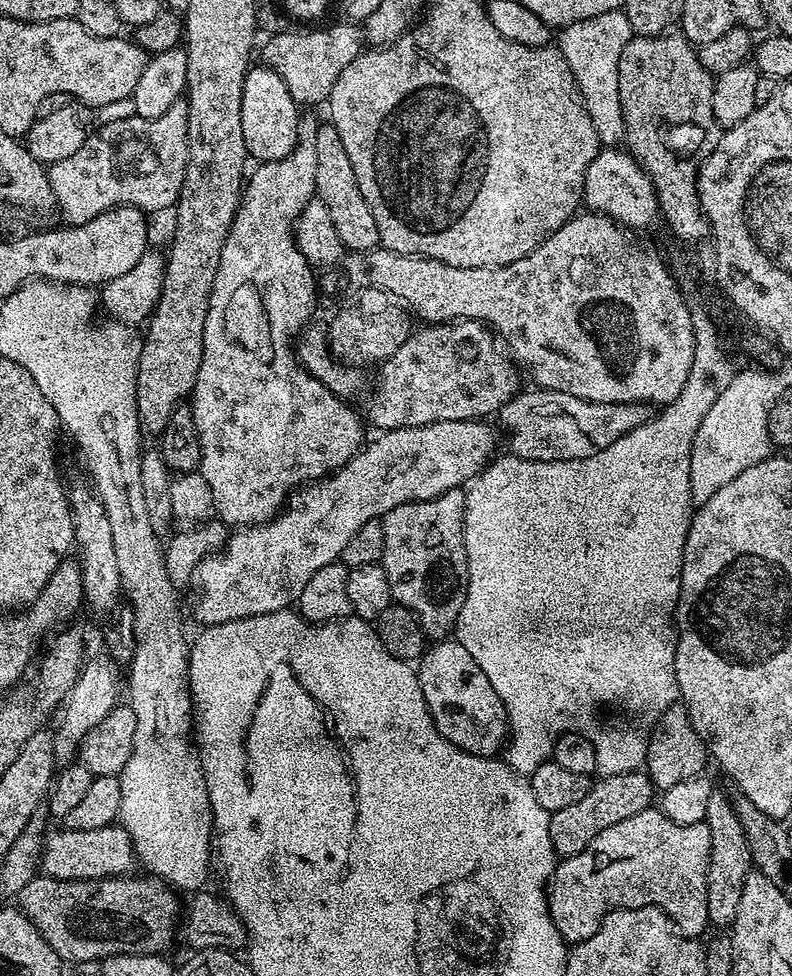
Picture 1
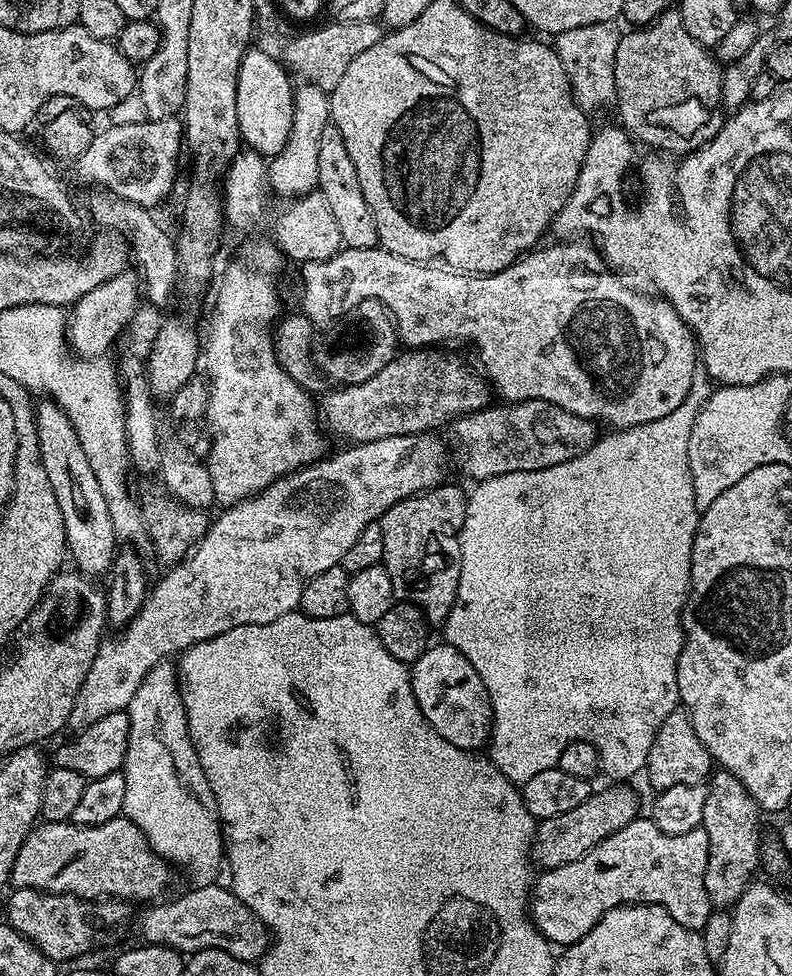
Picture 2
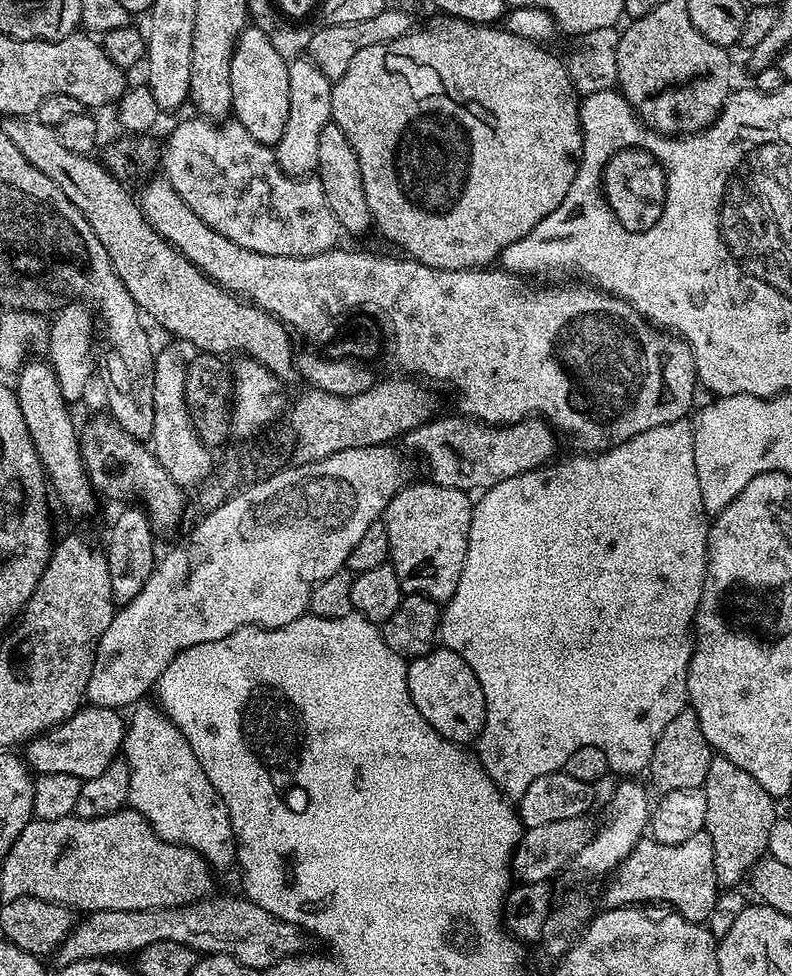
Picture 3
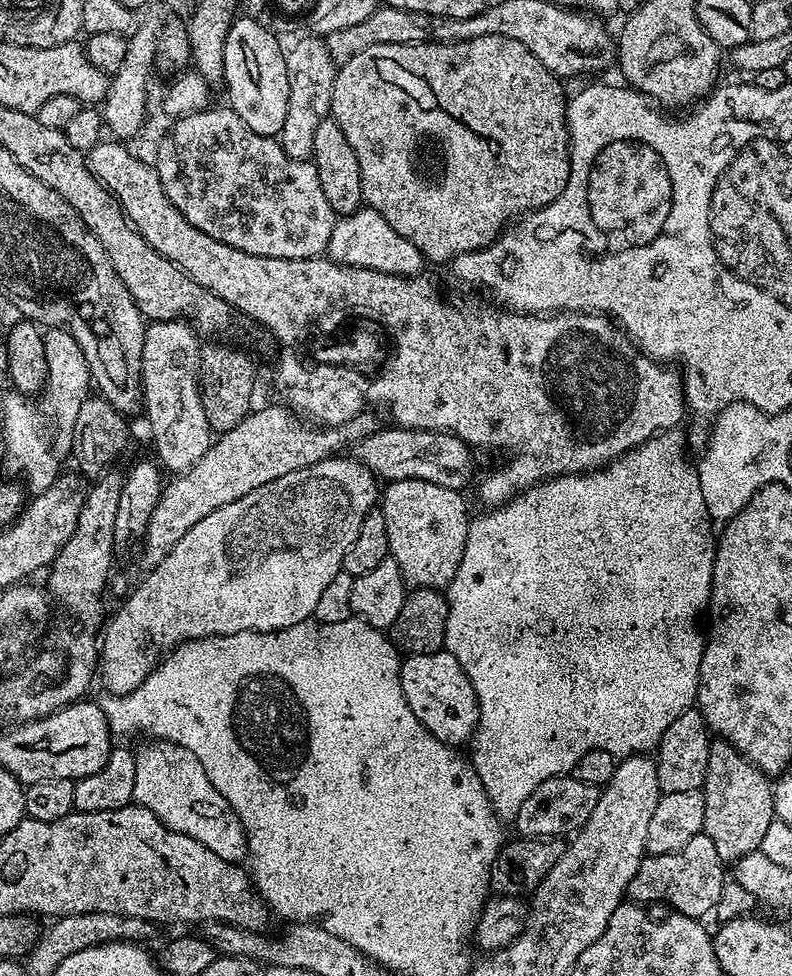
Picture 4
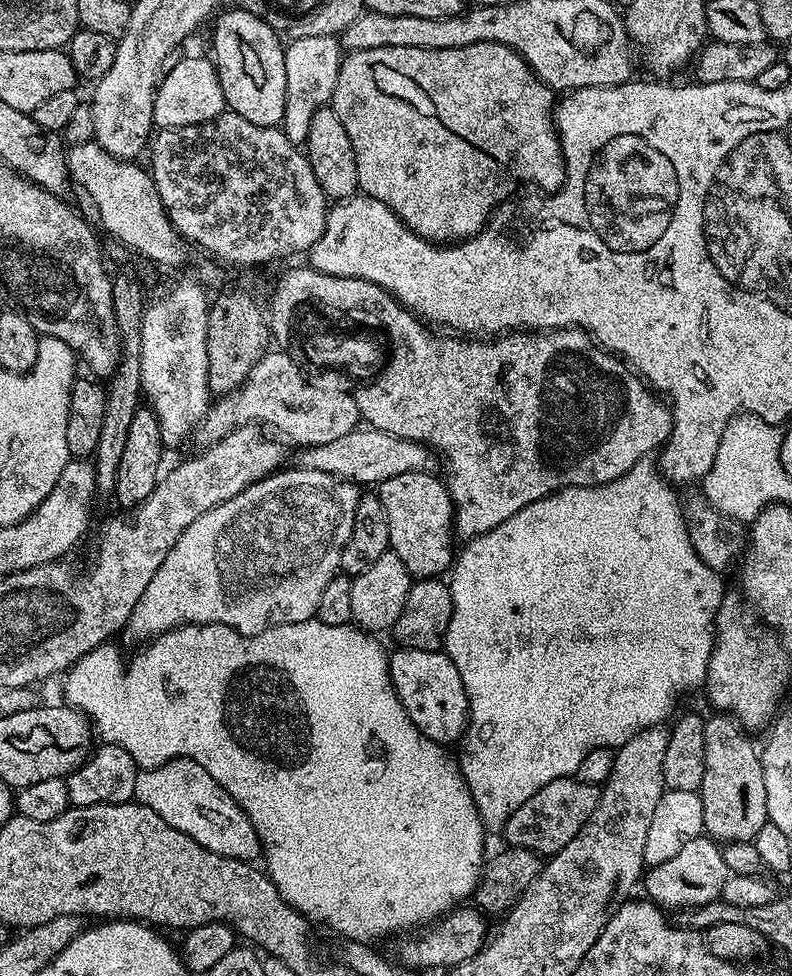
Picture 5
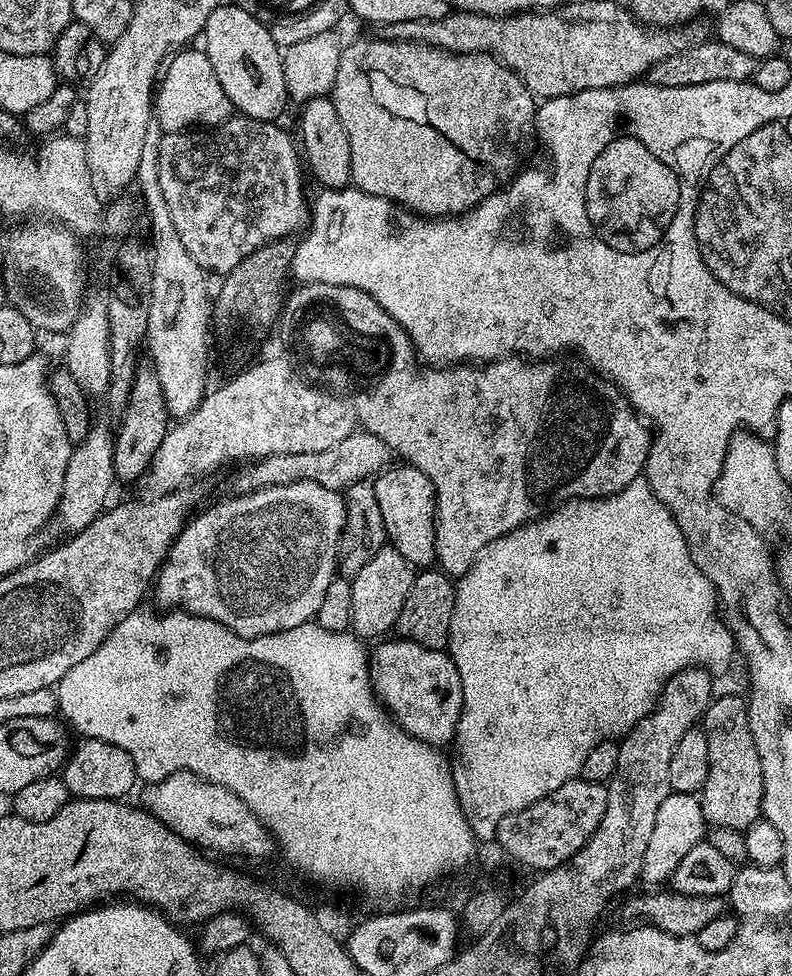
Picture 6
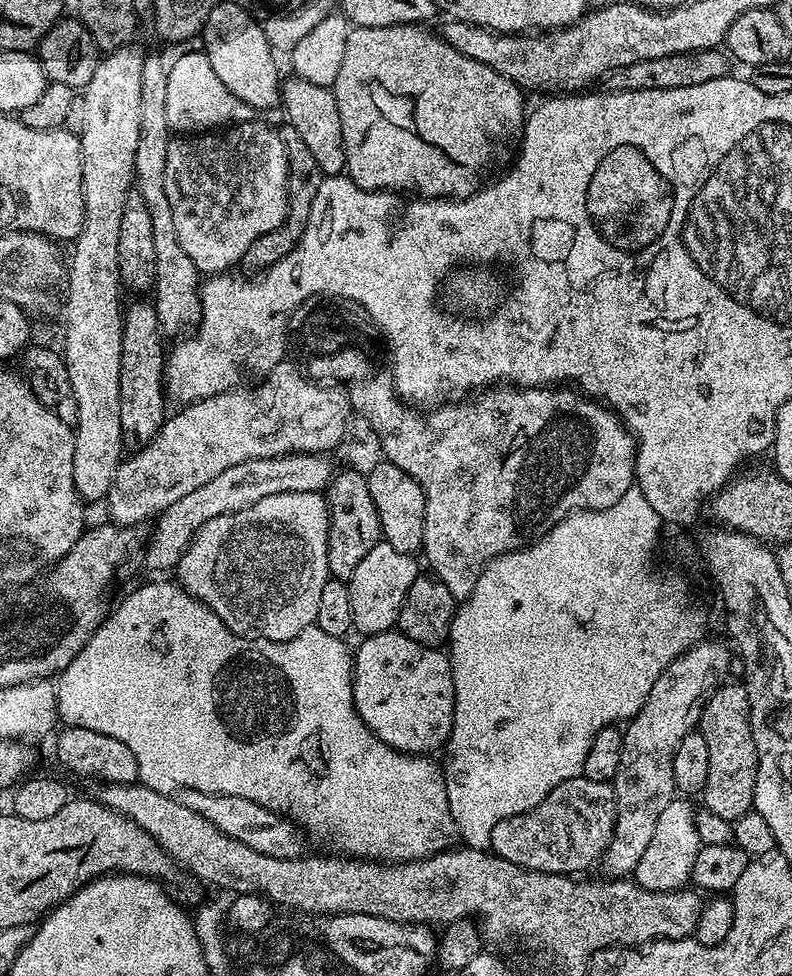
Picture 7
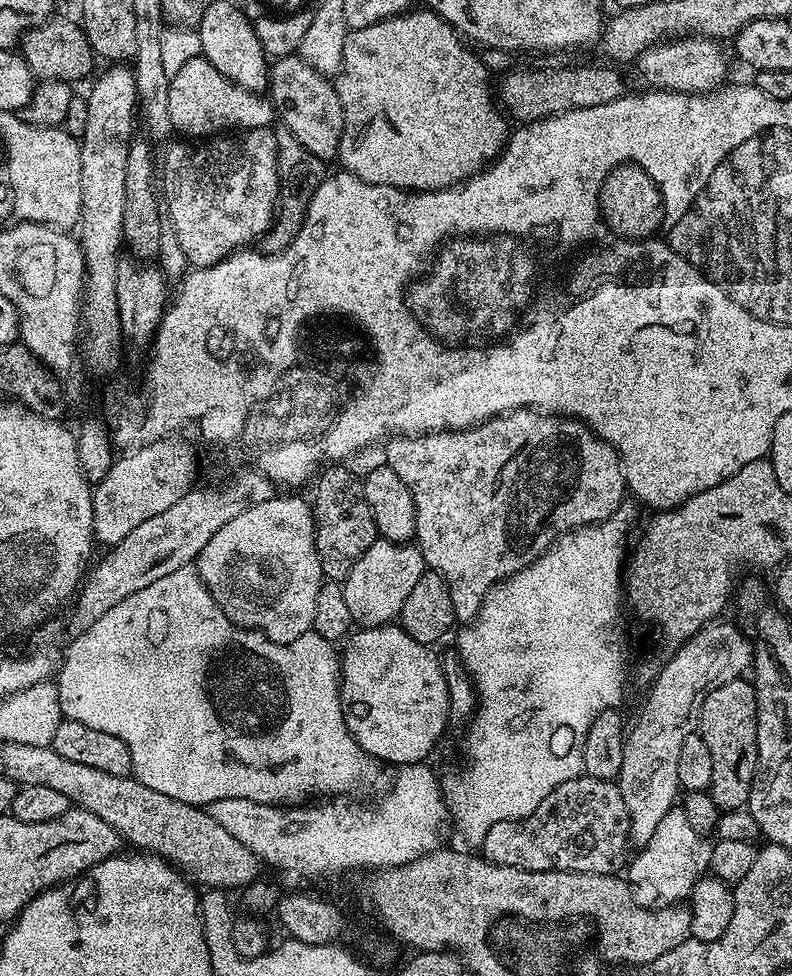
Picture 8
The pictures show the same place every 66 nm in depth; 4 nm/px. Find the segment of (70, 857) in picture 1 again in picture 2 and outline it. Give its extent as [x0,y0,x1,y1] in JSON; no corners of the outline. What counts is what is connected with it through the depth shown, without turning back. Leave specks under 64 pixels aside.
[11,814,173,902]

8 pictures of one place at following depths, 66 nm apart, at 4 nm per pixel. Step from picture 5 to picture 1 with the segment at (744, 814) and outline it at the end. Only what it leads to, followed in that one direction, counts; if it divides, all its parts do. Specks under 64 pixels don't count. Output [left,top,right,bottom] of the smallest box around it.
[704,790,753,930]

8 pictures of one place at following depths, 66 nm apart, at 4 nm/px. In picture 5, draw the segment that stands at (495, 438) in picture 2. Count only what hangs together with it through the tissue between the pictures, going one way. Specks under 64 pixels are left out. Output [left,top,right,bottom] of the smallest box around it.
[299,426,434,486]

